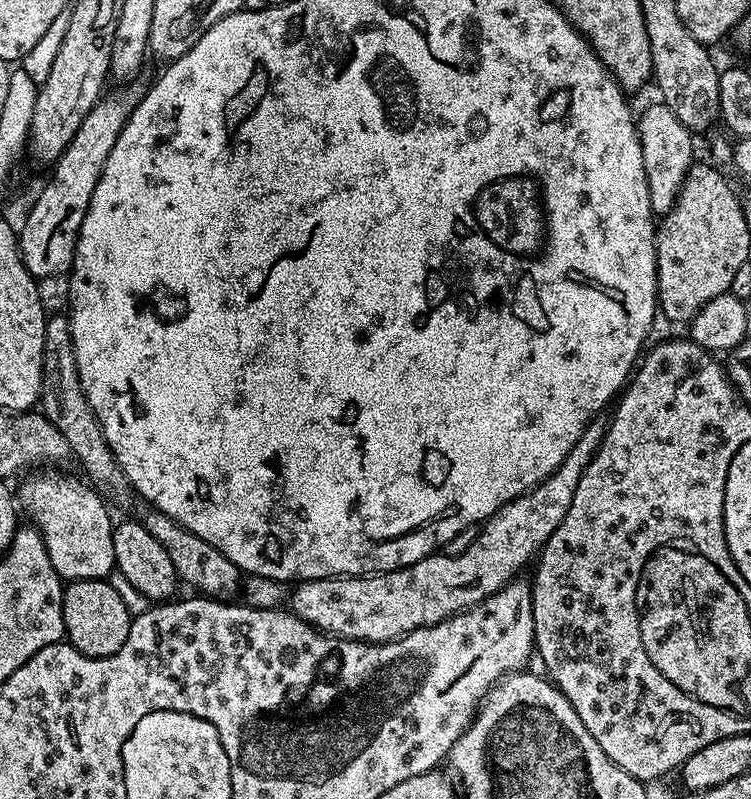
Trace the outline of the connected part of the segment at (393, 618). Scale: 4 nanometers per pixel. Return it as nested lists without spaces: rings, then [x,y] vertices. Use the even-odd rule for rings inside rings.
[[[593,422],[578,438],[578,442],[558,470],[547,476],[542,483],[534,486],[524,495],[503,504],[491,518],[479,525],[474,542],[462,554],[445,556],[433,554],[414,562],[405,568],[395,568],[392,572],[378,572],[371,576],[346,576],[331,580],[306,580],[295,585],[290,592],[290,611],[308,624],[313,624],[321,632],[329,636],[338,636],[342,640],[362,640],[369,644],[385,644],[388,640],[396,640],[408,632],[425,628],[431,624],[442,622],[456,612],[467,612],[478,602],[490,598],[498,590],[512,583],[521,575],[520,572],[544,547],[544,543],[558,530],[562,518],[566,518],[566,510],[570,510],[570,502],[574,502],[574,490],[578,490],[578,478],[592,461],[592,456],[600,448],[600,439],[604,436],[605,425]]]

